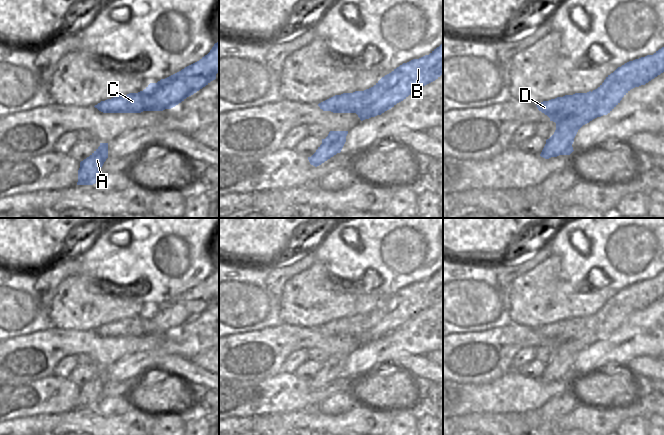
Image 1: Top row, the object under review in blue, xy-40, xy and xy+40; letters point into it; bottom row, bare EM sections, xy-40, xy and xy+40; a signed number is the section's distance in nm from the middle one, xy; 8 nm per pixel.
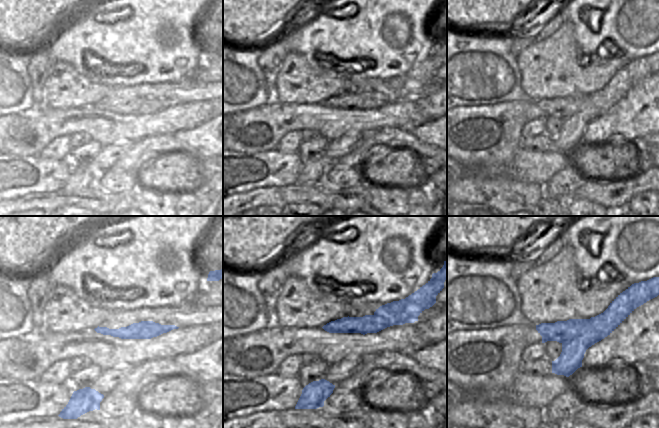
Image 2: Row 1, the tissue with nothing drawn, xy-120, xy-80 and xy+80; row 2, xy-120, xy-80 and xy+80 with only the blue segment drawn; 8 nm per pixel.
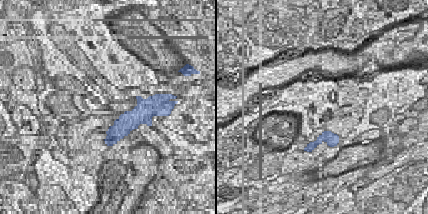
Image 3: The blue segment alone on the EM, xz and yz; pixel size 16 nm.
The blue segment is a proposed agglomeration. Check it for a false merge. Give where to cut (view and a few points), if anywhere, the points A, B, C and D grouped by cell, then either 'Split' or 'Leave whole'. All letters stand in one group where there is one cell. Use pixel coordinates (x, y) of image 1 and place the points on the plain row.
Split along xy+40 (591, 316), (582, 336), (556, 347). Groups: A B / C D. Split

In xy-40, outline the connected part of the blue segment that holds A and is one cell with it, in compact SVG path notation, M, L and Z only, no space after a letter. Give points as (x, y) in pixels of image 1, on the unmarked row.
M100 367L100 370L89 381L80 386L77 409L95 408L107 382L108 367Z

